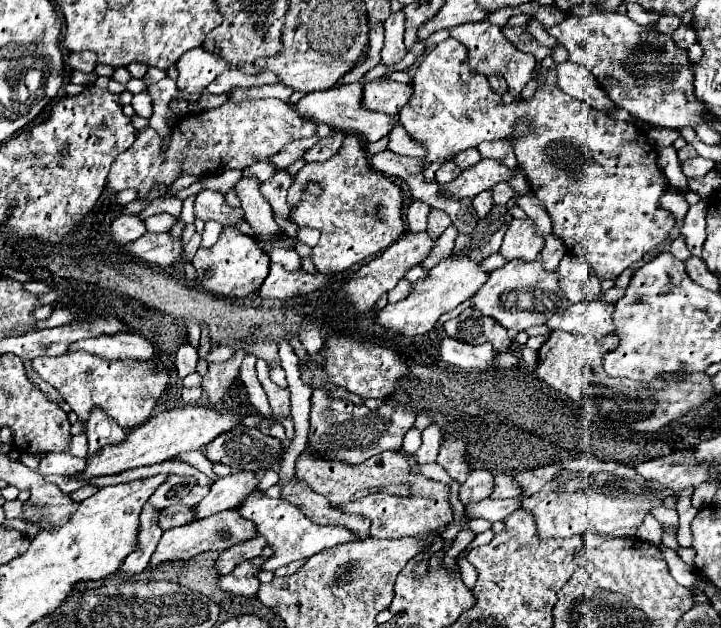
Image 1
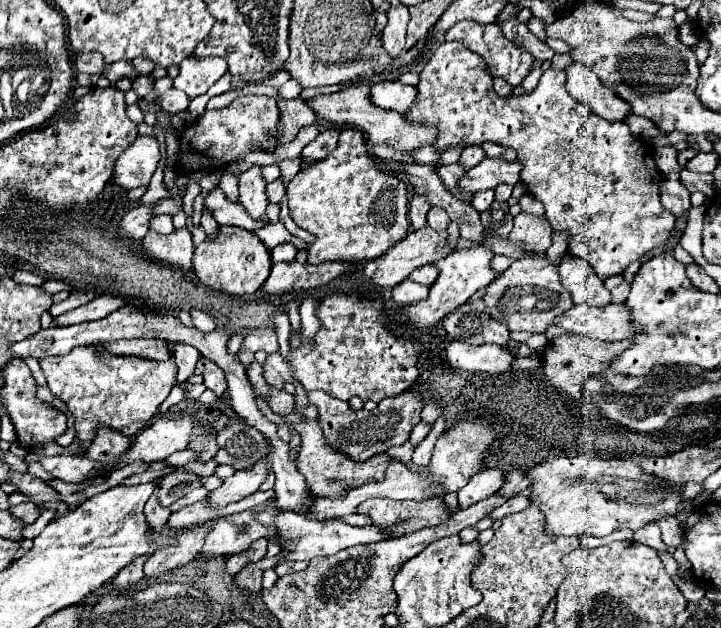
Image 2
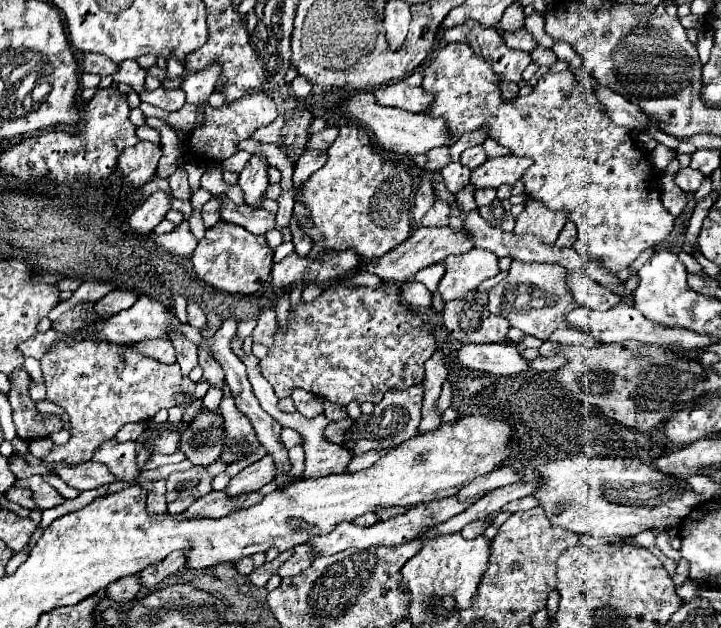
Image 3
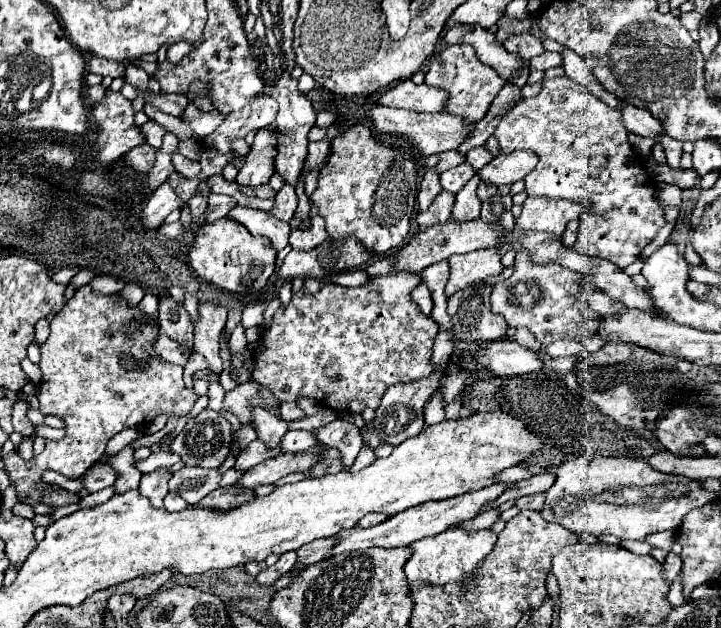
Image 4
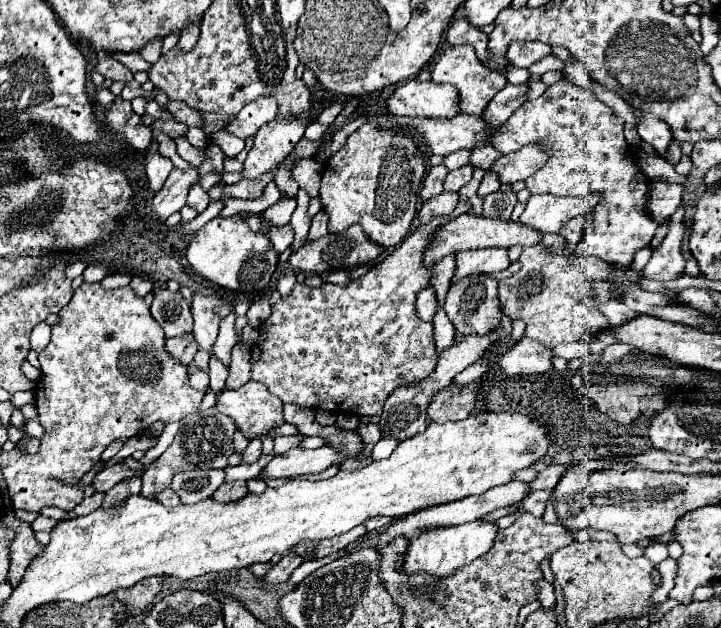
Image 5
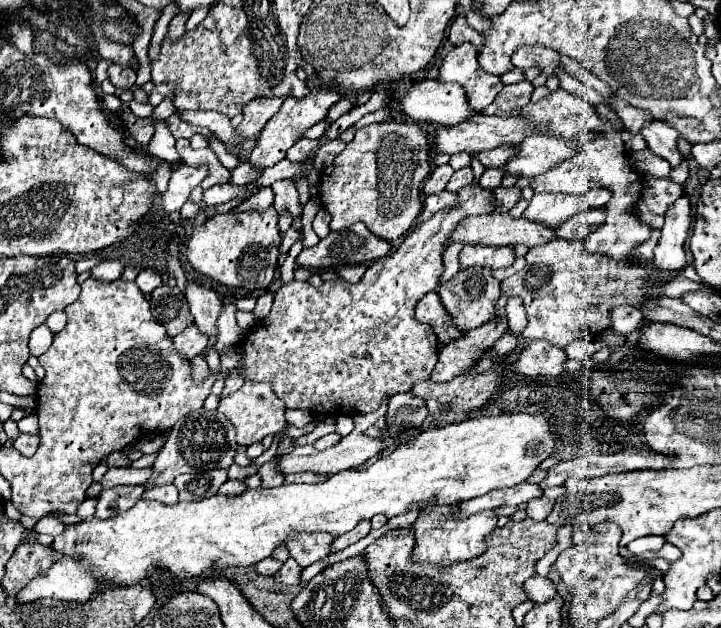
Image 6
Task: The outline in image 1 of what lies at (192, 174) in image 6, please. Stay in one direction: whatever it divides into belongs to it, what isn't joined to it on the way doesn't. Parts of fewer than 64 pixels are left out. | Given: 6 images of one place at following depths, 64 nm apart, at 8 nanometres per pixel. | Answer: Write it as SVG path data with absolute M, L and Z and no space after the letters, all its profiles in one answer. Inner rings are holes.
M126 214L126 216L118 216L112 224L110 224L110 236L116 248L140 238L146 232L144 222L138 216Z

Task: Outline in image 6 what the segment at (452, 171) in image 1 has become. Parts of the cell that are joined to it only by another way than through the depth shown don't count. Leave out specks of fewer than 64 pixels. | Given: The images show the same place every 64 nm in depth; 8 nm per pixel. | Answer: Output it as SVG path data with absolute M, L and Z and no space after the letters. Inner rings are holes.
M470 166L460 168L460 170L456 170L456 172L452 174L450 182L446 184L446 190L450 190L450 192L458 192L460 188L468 186L468 184L472 182L472 178L474 178L474 174L472 174L472 168L470 168Z

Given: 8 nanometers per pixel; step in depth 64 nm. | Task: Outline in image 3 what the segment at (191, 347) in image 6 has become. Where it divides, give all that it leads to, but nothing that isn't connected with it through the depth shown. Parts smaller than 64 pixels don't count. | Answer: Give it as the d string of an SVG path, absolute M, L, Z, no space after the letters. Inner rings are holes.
M144 340L144 342L136 342L132 344L134 350L138 350L140 354L148 356L148 358L154 358L158 362L164 362L164 364L172 364L176 362L176 352L174 352L174 346L170 340Z

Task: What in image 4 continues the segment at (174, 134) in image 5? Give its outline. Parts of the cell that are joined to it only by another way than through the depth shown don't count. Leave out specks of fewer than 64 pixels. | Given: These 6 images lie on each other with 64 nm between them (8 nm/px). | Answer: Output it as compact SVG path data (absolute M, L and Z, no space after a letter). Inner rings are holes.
M149 120L147 123L143 124L140 127L141 132L146 137L146 142L151 146L160 149L162 146L162 139L166 130L164 127L159 125L153 120Z

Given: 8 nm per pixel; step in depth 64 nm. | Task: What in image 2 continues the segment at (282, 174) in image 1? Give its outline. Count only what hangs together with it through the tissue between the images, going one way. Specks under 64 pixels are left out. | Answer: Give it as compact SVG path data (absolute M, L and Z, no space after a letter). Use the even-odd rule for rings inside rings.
M282 178L270 182L270 184L266 186L266 194L268 194L268 200L270 200L272 204L280 204L280 200L282 200L284 194L286 194L286 186L282 184Z

